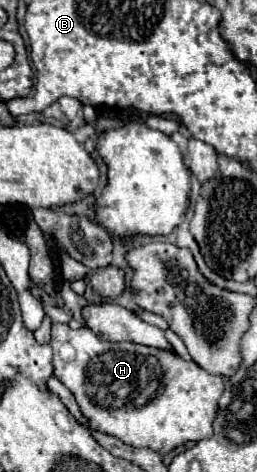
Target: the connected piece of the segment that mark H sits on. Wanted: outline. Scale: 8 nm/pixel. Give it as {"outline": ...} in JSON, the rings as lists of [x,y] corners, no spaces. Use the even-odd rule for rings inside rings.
{"outline":[[[54,323],[50,345],[54,349],[54,377],[58,377],[72,391],[82,415],[90,421],[90,429],[118,437],[122,443],[132,447],[148,447],[160,455],[166,455],[188,441],[212,437],[212,421],[218,411],[218,399],[224,391],[224,377],[212,375],[194,361],[184,361],[172,351],[138,343],[102,341],[88,327],[74,331],[64,323]]]}

